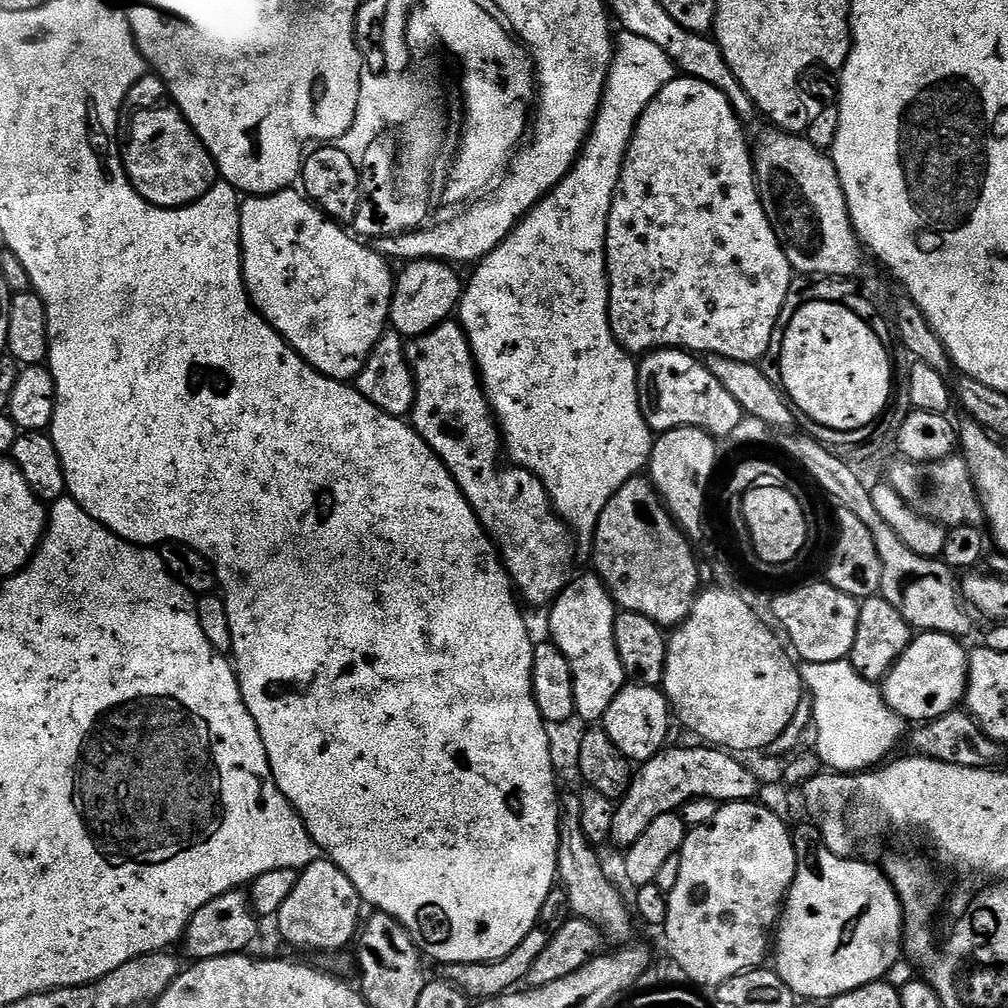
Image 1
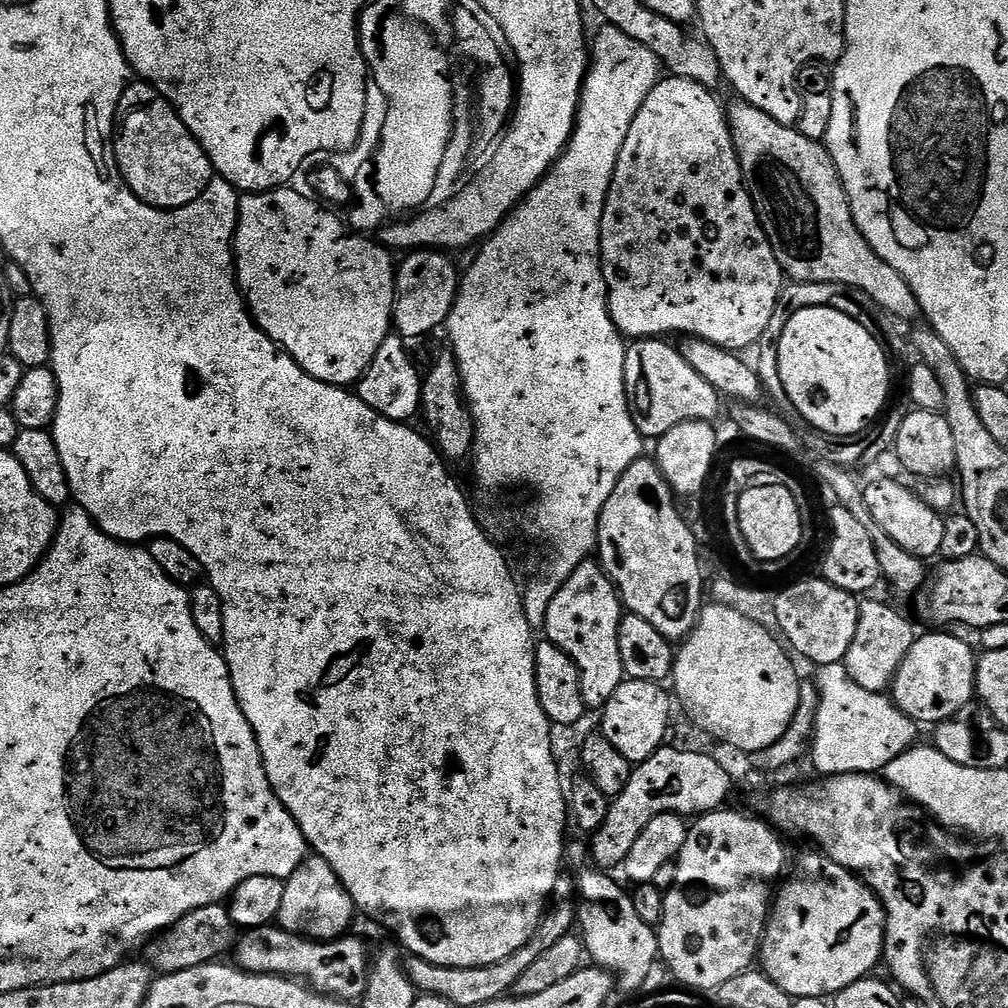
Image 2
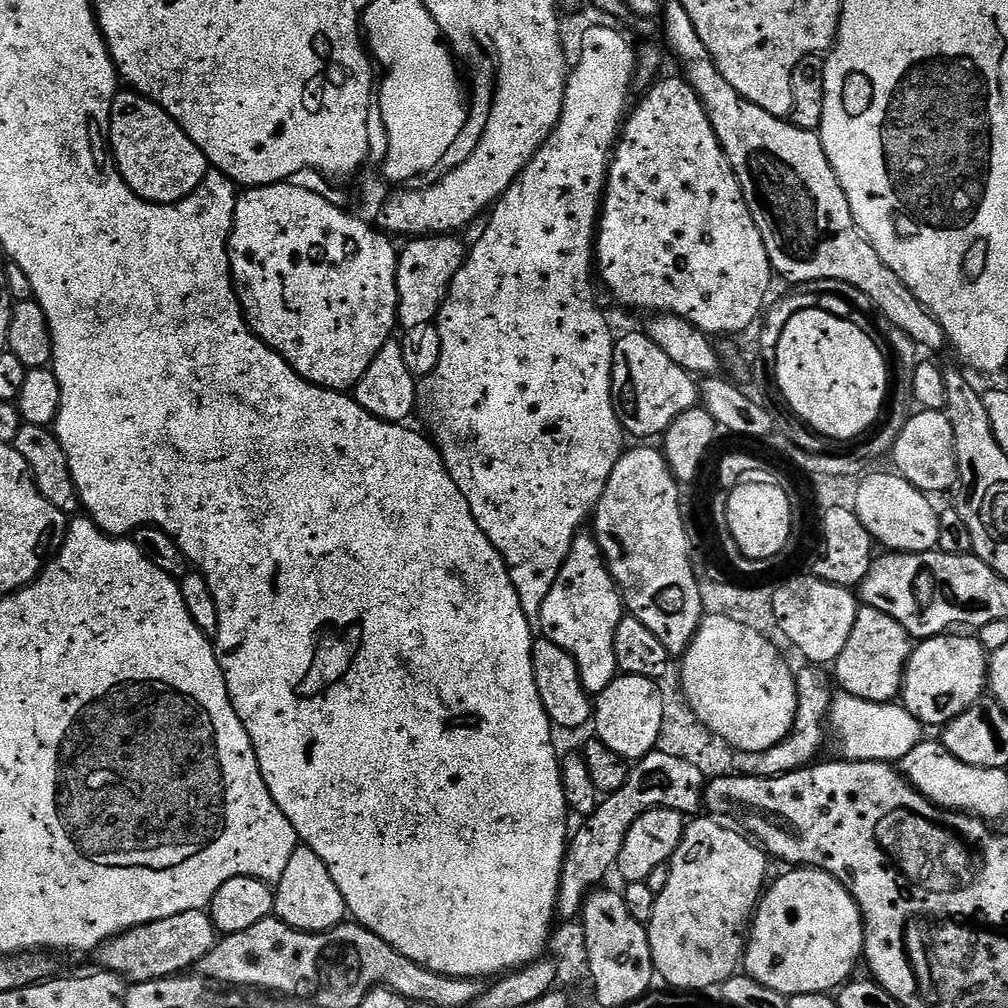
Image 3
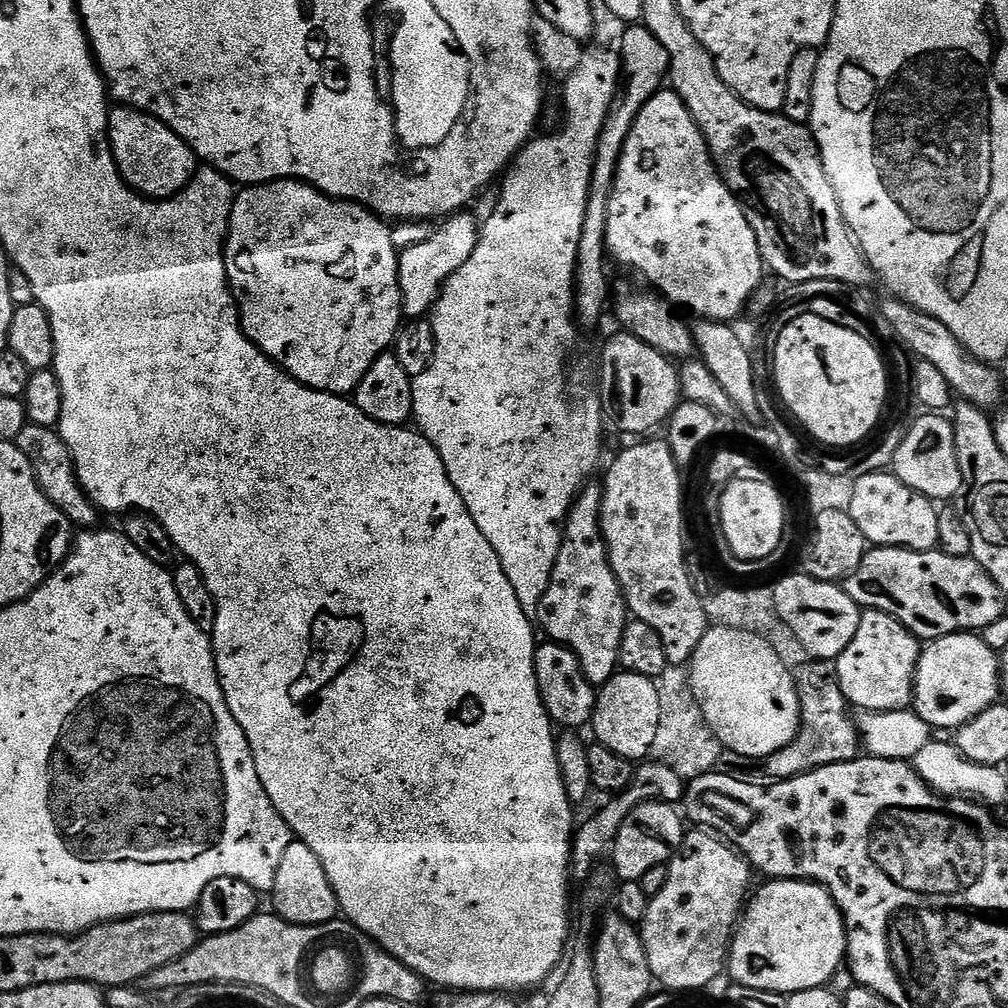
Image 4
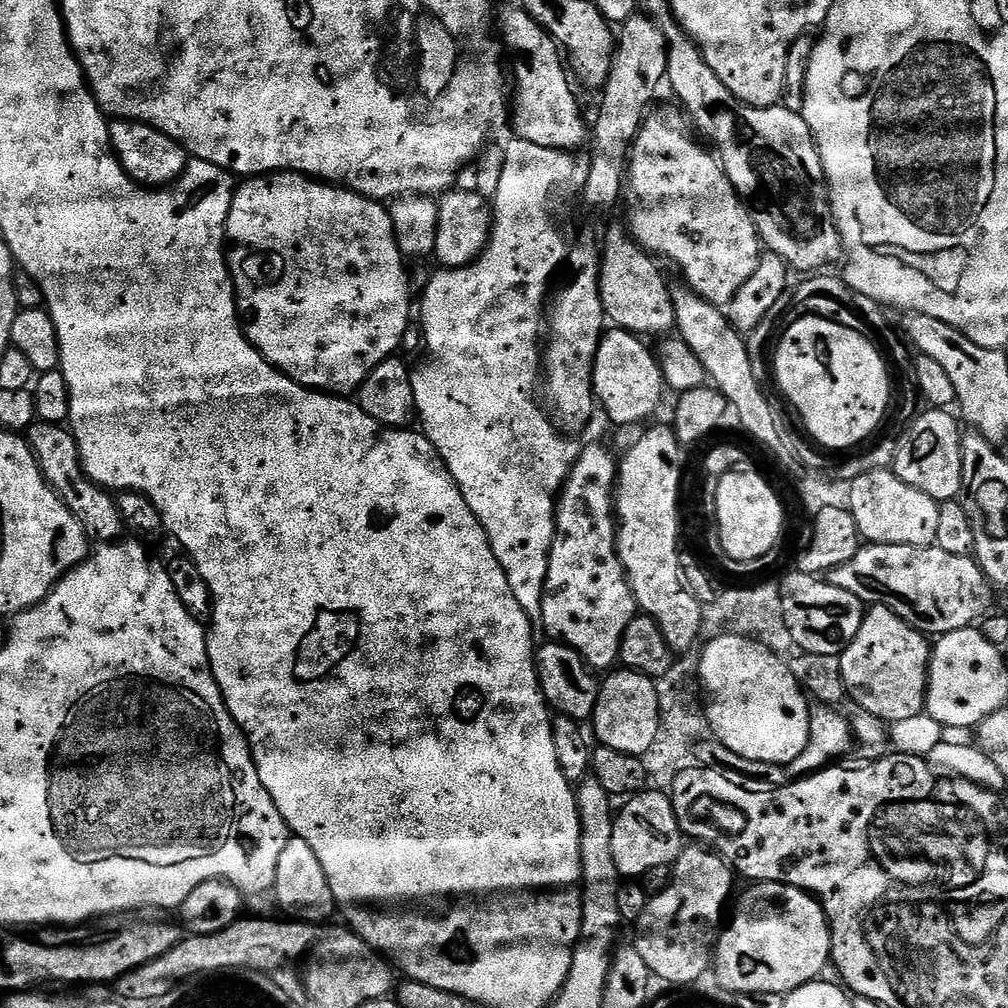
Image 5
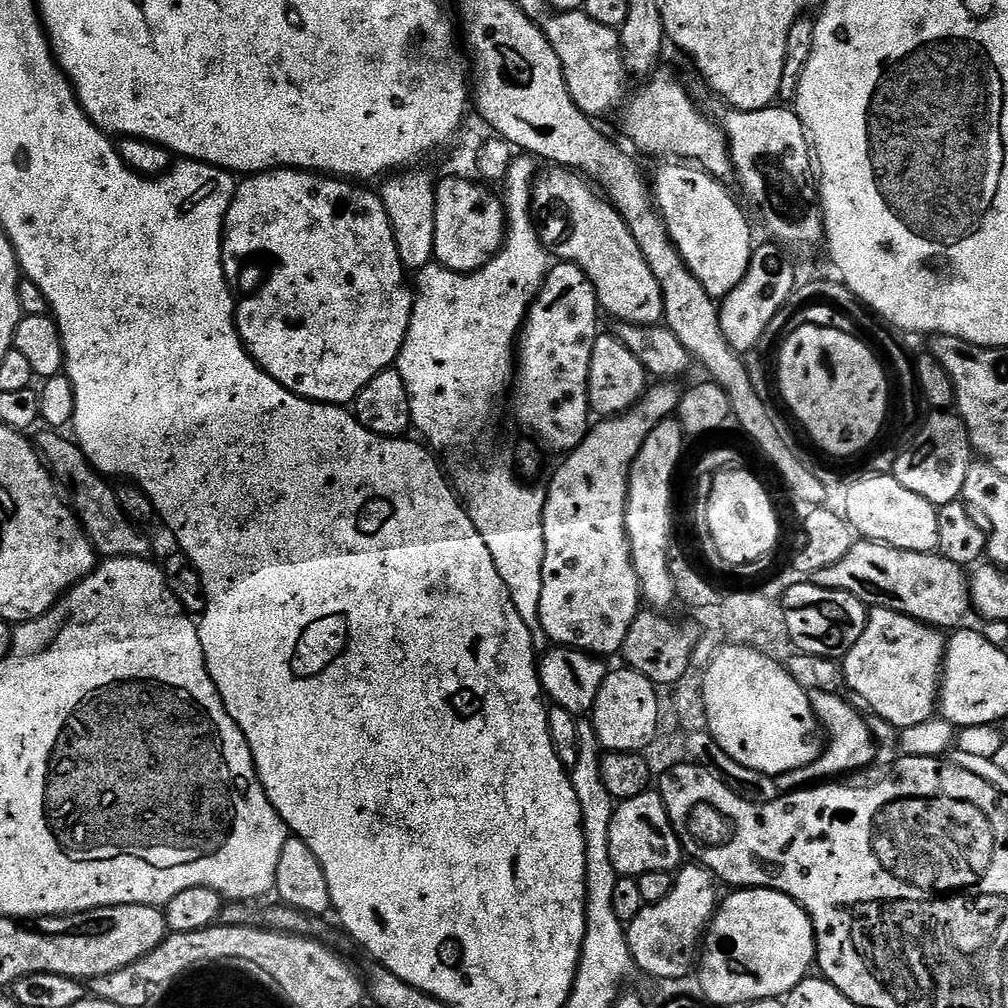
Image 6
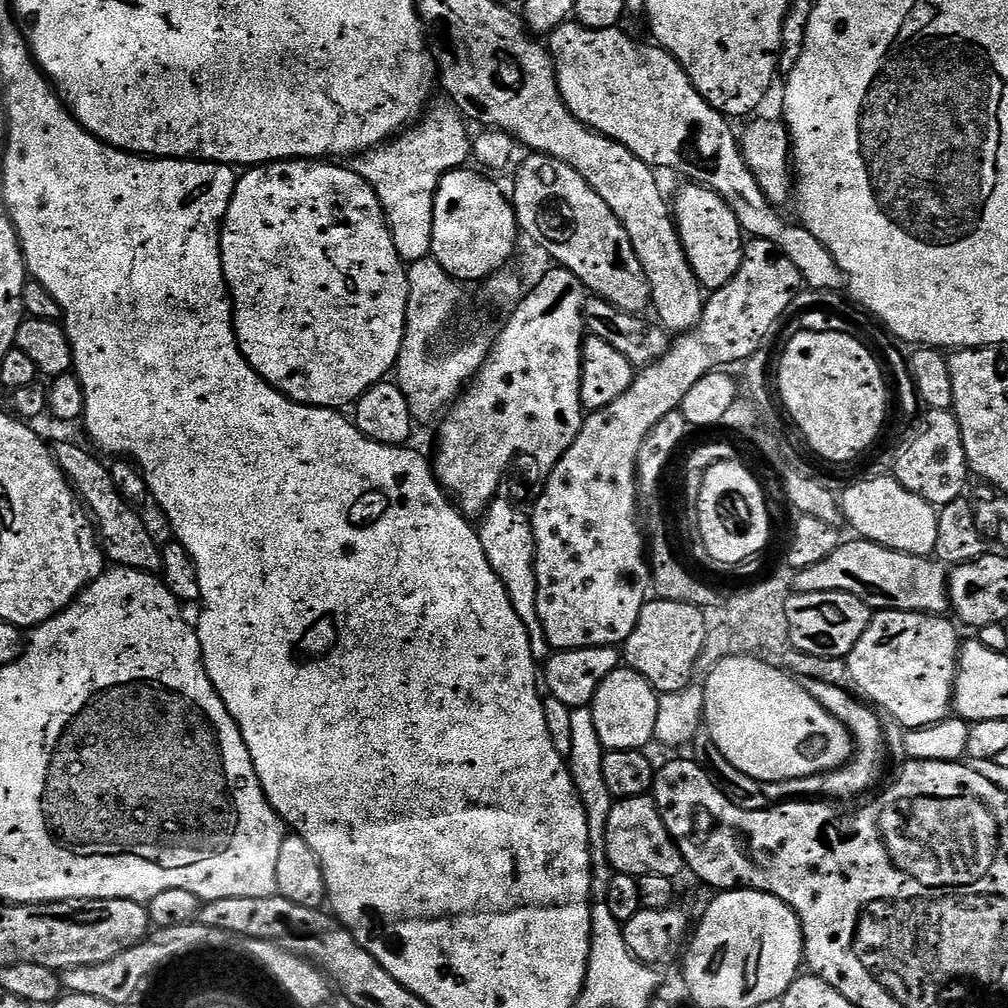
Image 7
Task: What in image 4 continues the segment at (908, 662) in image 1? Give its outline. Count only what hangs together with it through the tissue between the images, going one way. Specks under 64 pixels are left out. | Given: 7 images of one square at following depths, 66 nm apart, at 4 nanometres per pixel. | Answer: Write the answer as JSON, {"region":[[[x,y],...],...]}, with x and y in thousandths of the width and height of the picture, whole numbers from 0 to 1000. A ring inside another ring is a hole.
{"region":[[[947,627],[916,640],[913,656],[909,662],[909,686],[907,688],[907,705],[921,717],[926,724],[941,722],[947,724],[962,716],[974,704],[993,693],[992,682],[992,657],[993,652],[982,641],[978,641],[975,630],[962,627]]]}

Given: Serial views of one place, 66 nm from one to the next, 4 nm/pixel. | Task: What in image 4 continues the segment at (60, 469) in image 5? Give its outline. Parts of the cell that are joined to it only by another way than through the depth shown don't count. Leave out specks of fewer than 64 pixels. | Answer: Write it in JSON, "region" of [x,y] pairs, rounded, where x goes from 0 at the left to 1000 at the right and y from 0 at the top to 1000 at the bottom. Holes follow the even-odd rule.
{"region":[[[28,421],[22,427],[22,431],[18,431],[14,439],[26,450],[36,471],[38,482],[44,487],[46,494],[55,504],[62,506],[68,520],[79,526],[94,525],[98,521],[95,519],[101,515],[101,509],[90,492],[83,489],[82,482],[77,478],[71,451],[59,428],[56,425],[43,425],[37,421]]]}

